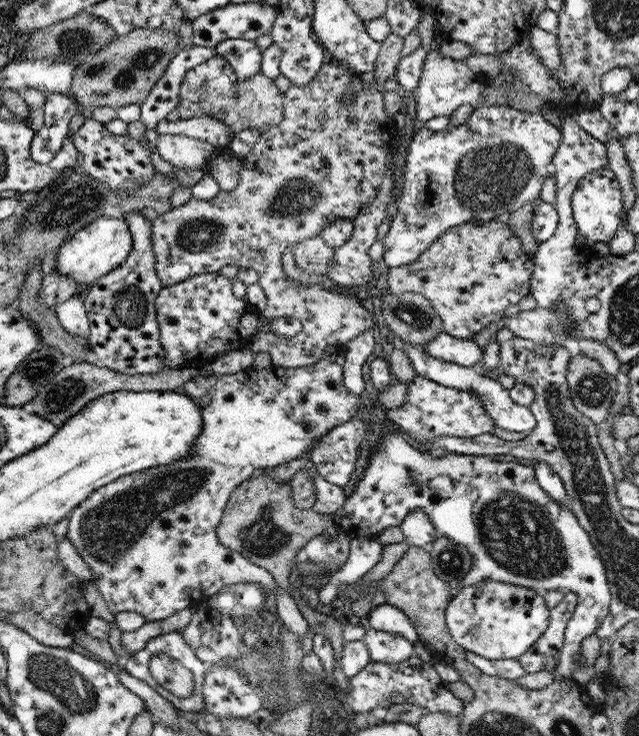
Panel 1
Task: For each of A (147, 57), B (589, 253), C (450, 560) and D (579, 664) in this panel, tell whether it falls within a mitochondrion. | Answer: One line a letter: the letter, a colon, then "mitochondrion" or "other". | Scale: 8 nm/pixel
A: mitochondrion
B: other
C: mitochondrion
D: other

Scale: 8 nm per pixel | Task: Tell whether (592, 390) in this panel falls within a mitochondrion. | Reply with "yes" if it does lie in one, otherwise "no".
yes

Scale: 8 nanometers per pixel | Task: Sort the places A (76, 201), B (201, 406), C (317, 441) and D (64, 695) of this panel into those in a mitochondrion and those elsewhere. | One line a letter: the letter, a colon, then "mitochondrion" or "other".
A: mitochondrion
B: other
C: other
D: mitochondrion

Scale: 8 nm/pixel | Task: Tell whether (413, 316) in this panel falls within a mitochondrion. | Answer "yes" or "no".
yes

